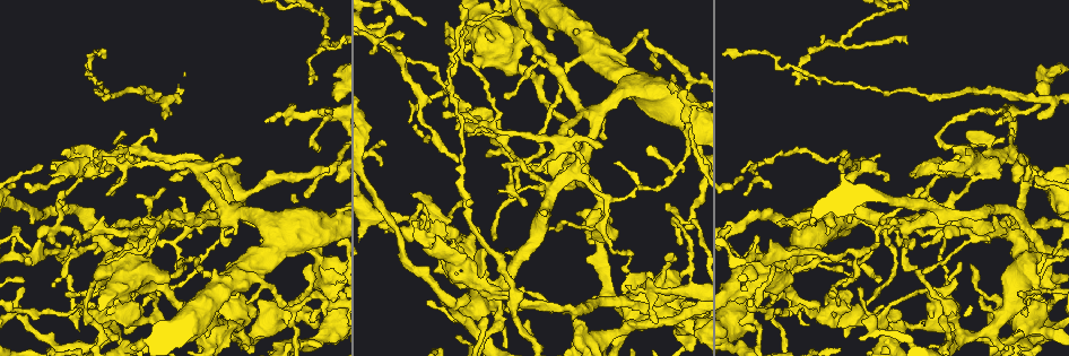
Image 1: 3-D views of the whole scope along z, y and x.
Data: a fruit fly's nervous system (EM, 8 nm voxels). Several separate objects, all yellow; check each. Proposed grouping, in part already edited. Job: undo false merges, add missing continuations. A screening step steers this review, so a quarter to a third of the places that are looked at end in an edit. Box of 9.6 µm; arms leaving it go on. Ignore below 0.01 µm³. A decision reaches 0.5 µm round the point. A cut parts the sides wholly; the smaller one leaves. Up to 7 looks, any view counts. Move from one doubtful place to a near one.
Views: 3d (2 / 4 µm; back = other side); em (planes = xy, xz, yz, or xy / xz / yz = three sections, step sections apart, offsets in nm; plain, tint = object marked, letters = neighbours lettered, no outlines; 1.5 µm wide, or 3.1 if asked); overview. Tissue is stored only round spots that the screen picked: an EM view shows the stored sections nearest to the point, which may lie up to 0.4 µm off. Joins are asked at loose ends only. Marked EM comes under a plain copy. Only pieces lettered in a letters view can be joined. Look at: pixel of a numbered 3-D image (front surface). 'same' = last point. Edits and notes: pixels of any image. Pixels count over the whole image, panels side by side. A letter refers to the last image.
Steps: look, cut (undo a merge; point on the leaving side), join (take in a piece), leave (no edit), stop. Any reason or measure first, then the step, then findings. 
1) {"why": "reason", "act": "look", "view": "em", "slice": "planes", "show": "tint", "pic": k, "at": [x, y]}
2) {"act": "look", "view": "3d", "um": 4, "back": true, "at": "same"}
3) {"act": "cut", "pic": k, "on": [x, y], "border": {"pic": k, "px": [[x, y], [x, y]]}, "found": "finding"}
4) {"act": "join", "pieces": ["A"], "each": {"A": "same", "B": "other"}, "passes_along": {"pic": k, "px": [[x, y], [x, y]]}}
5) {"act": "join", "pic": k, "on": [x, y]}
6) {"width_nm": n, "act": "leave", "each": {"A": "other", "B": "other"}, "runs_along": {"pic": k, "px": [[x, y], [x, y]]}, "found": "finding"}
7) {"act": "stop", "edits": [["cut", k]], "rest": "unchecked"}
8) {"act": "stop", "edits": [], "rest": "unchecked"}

{"why": "tapers out", "act": "look", "view": "em", "slice": "xz", "step": 4, "show": "letters", "pic": 1, "at": [505, 95]}

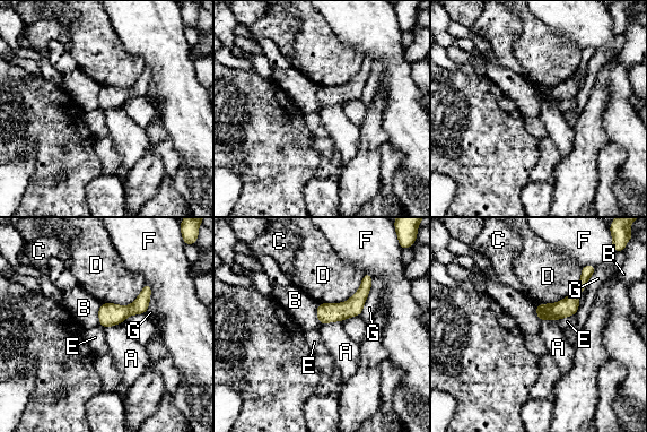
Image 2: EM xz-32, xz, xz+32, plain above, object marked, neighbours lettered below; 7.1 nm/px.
{"why": "cut it another way", "act": "look", "view": "em", "slice": "planes", "show": "letters", "at": "same"}

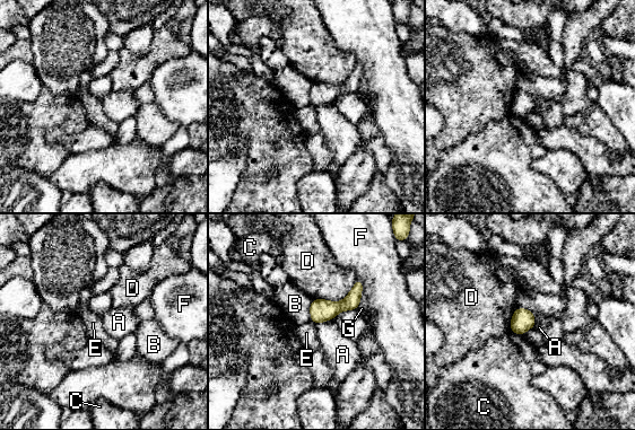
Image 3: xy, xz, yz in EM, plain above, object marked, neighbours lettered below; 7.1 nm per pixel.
{"width_nm": 160, "act": "leave", "each": {"A": "other", "B": "other", "C": "other", "D": "other", "E": "other", "F": "other", "G": "other"}, "found": "no lettered piece goes on from it"}

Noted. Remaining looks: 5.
{"why": "tapers out", "act": "look", "view": "em", "slice": "xy", "step": 4, "show": "letters", "pic": 1, "at": [971, 266]}

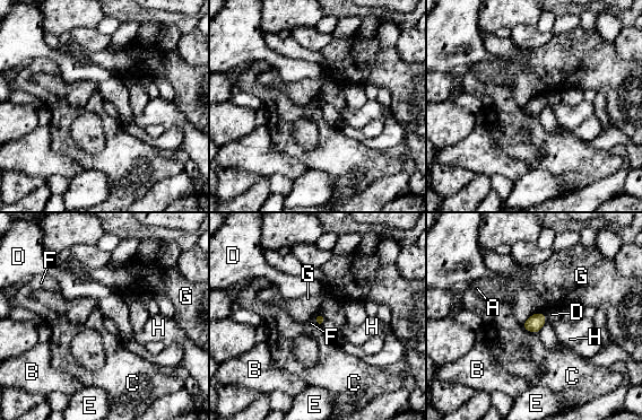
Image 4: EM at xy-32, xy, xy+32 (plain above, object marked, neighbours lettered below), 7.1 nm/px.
{"act": "look", "view": "em", "slice": "planes", "show": "letters", "at": "same"}

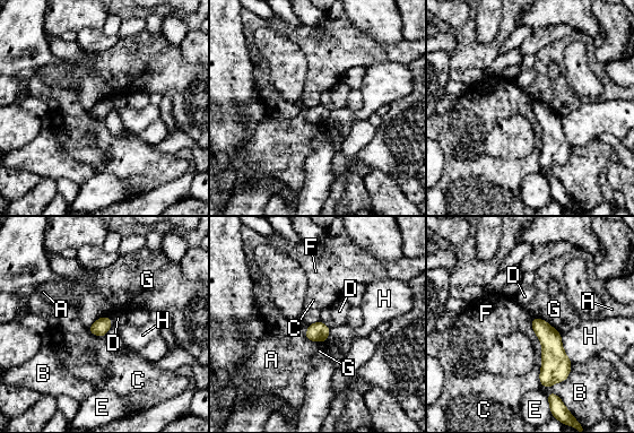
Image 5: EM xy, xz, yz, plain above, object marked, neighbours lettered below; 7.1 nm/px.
{"act": "leave", "each": {"A": "other", "B": "other", "C": "other", "D": "other", "E": "other", "F": "other", "G": "other", "H": "other"}, "border": {"pic": 5, "px": [[531, 318], [531, 328], [533, 330]]}, "found": "no lettered piece goes on from it"}

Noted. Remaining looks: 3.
{"why": "an open end", "act": "look", "view": "em", "slice": "planes", "show": "letters", "pic": 1, "at": [1020, 333]}

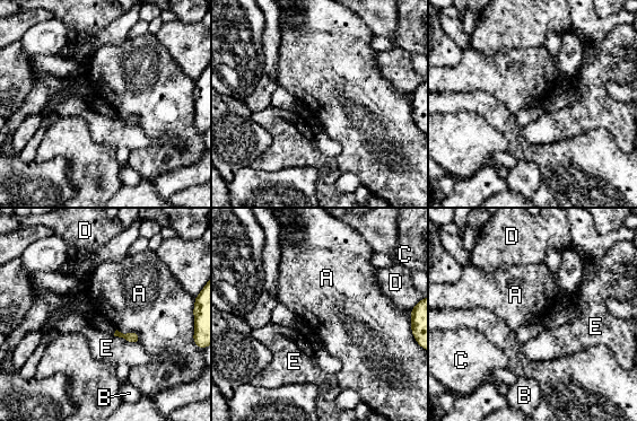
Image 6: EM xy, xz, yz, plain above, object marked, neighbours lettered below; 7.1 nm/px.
{"act": "leave", "each": {"A": "other", "B": "other", "C": "other", "D": "other", "E": "other"}, "border": {"pic": 6, "px": [[195, 298], [193, 341], [201, 349]]}, "found": "none of them fits"}

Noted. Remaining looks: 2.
{"act": "stop", "edits": [], "rest": "unchecked"}

